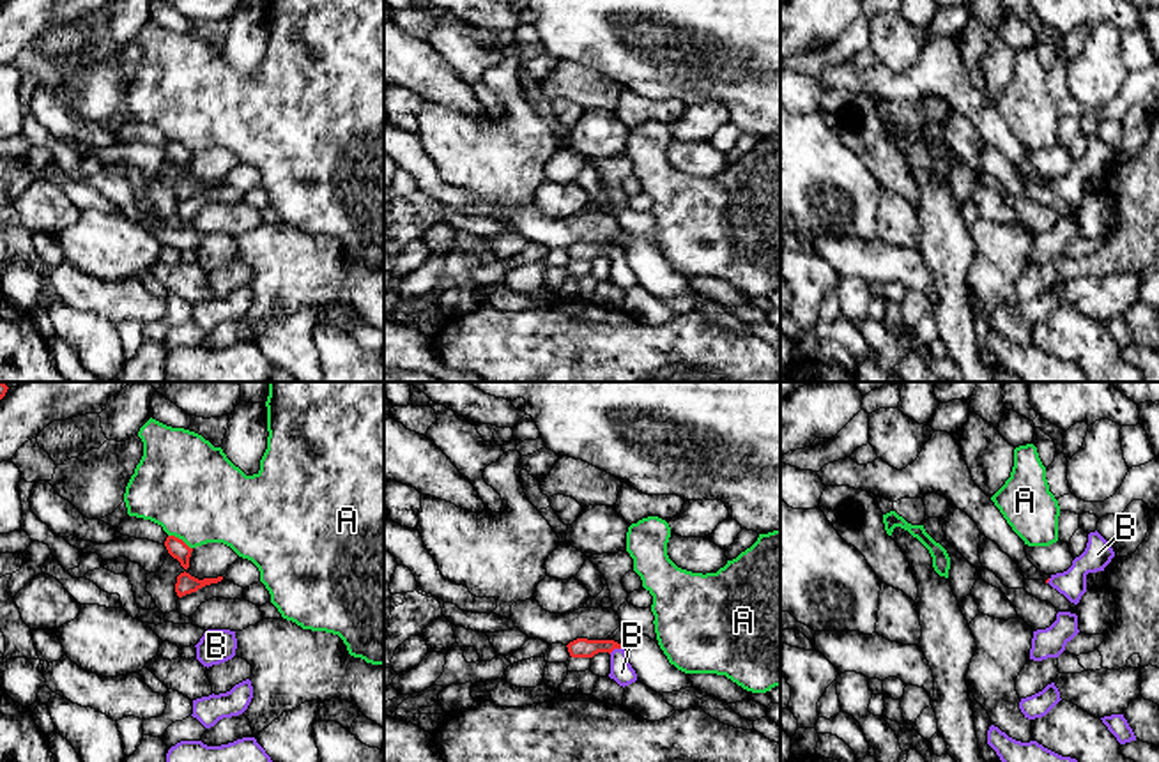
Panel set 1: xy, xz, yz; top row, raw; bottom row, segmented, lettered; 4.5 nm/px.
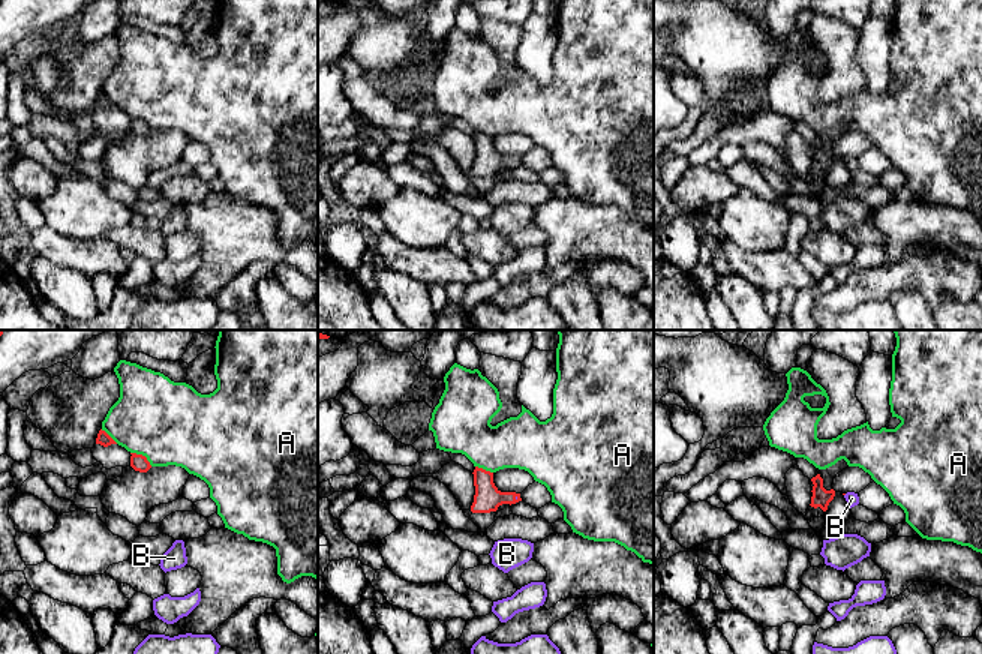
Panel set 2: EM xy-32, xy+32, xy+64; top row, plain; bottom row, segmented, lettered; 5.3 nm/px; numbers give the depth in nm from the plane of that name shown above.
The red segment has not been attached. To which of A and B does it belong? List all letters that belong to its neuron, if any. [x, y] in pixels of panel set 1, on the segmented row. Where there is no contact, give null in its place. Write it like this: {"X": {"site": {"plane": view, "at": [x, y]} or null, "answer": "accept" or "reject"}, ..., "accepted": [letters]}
{"A": {"site": {"plane": "xy", "at": [181, 540]}, "answer": "reject"}, "B": {"site": {"plane": "xz", "at": [616, 647]}, "answer": "accept"}, "accepted": ["B"]}

